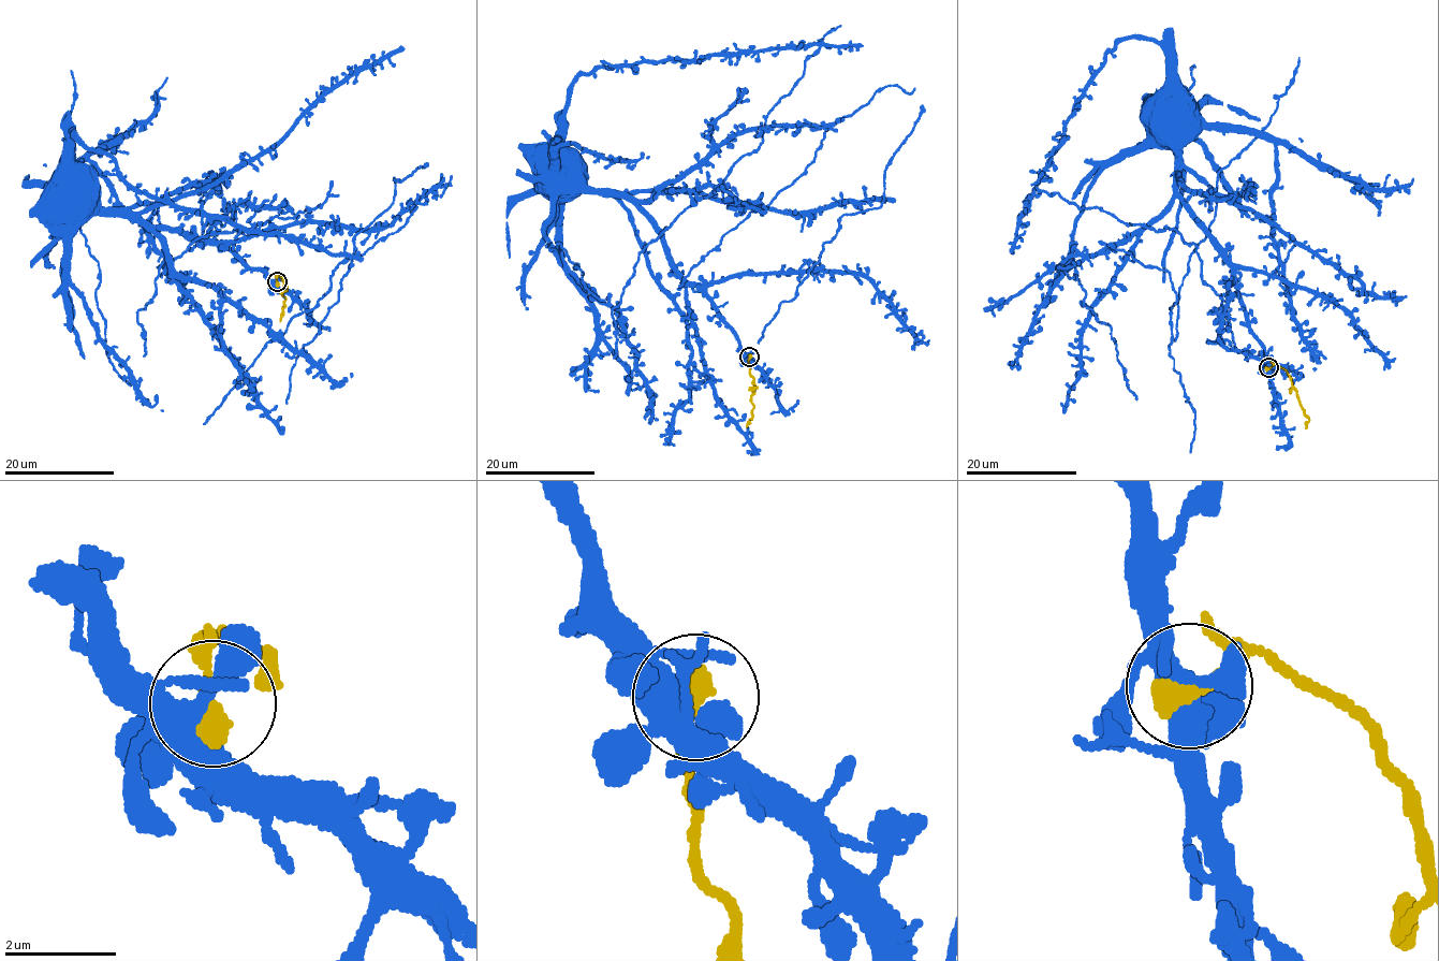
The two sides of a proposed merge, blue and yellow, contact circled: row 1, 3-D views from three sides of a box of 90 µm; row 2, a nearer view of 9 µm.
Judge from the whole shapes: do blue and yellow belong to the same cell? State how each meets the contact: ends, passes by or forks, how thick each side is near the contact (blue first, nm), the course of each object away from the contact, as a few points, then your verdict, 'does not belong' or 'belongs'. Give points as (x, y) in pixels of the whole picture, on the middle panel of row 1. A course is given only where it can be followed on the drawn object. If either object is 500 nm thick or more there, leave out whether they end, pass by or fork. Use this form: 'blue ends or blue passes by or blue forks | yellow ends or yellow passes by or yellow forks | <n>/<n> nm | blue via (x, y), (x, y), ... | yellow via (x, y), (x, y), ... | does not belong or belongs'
blue forks | yellow ends | 360/400 nm | blue via (749, 357), (713, 303), (686, 282), (634, 203), (593, 193), (579, 180), (571, 160), (555, 158) | yellow via (749, 357), (753, 408), (747, 426) | does not belong

